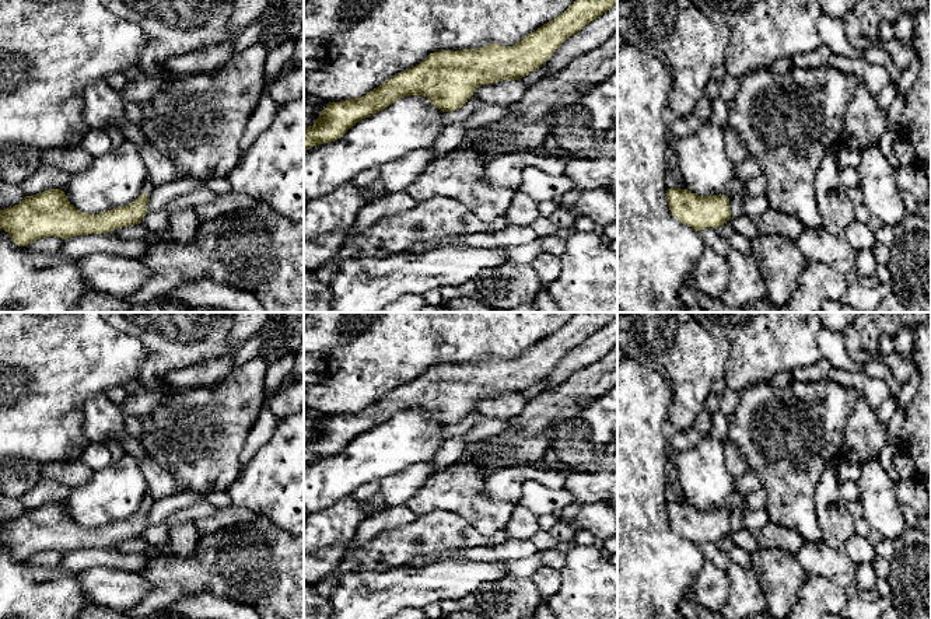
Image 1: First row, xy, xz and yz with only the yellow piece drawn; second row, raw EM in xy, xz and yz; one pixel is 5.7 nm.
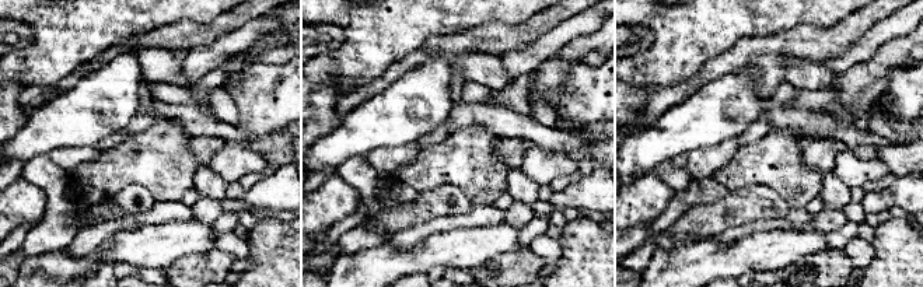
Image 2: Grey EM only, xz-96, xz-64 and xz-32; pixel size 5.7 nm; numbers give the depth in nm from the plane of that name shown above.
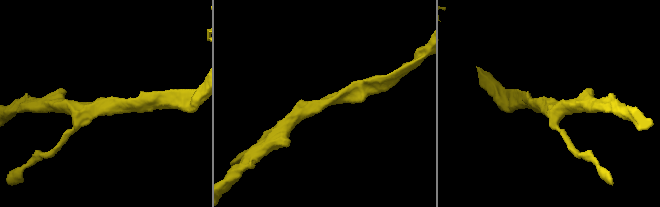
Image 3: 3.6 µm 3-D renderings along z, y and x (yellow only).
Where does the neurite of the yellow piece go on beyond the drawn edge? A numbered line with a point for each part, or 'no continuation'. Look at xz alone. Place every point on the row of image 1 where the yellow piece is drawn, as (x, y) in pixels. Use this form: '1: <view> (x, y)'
no continuation

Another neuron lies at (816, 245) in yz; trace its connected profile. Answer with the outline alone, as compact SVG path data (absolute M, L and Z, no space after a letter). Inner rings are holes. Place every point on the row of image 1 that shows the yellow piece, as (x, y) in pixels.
M806 228L795 239L806 262L822 262L846 274L855 262L855 251L841 238Z

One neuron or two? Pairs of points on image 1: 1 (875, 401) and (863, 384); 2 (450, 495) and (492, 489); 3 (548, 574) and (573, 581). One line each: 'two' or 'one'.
1: one
2: two
3: two

